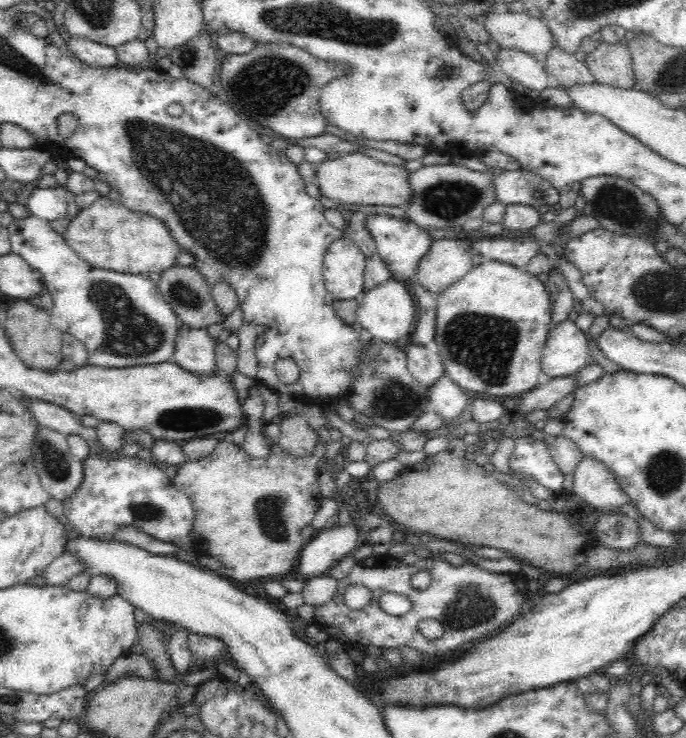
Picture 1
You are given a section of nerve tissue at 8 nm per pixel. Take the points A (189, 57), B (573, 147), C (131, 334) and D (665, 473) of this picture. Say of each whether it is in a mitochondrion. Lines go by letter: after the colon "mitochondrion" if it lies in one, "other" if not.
A: mitochondrion
B: other
C: mitochondrion
D: mitochondrion

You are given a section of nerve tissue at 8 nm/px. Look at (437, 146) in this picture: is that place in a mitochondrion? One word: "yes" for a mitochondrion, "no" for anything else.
no

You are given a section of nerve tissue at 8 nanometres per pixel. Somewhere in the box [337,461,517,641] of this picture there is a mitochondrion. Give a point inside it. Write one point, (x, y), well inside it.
(472, 607)

